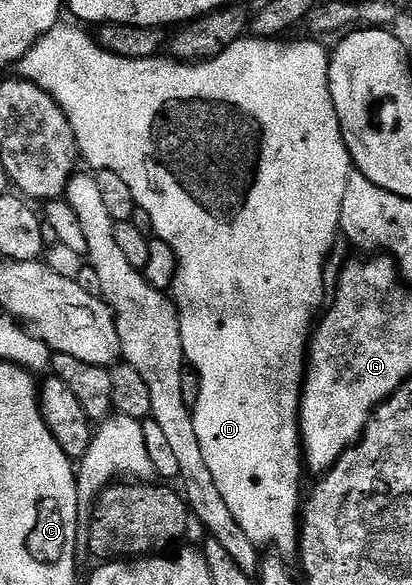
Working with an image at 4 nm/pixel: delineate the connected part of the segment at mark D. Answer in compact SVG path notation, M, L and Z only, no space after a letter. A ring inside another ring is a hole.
M57 23L45 37L38 39L33 49L26 51L24 58L18 62L19 76L42 87L42 91L55 99L70 119L70 127L74 127L76 148L83 164L85 161L89 165L85 166L92 171L114 171L114 175L122 178L134 194L139 212L148 216L153 229L151 232L174 251L176 282L172 284L171 292L180 310L180 338L187 364L195 368L200 377L200 390L194 397L192 418L194 431L198 431L202 456L231 514L238 519L238 527L250 527L252 542L258 547L273 545L276 548L273 550L280 555L295 554L302 524L300 394L304 387L306 354L314 322L326 301L324 264L332 253L336 237L338 241L342 199L346 196L346 183L354 171L352 157L348 154L338 123L338 111L334 111L334 99L330 95L329 50L324 50L316 39L284 41L248 35L221 50L216 57L195 63L175 59L163 61L160 55L126 59L103 49L99 40L87 33L87 28L76 23L64 24Z

